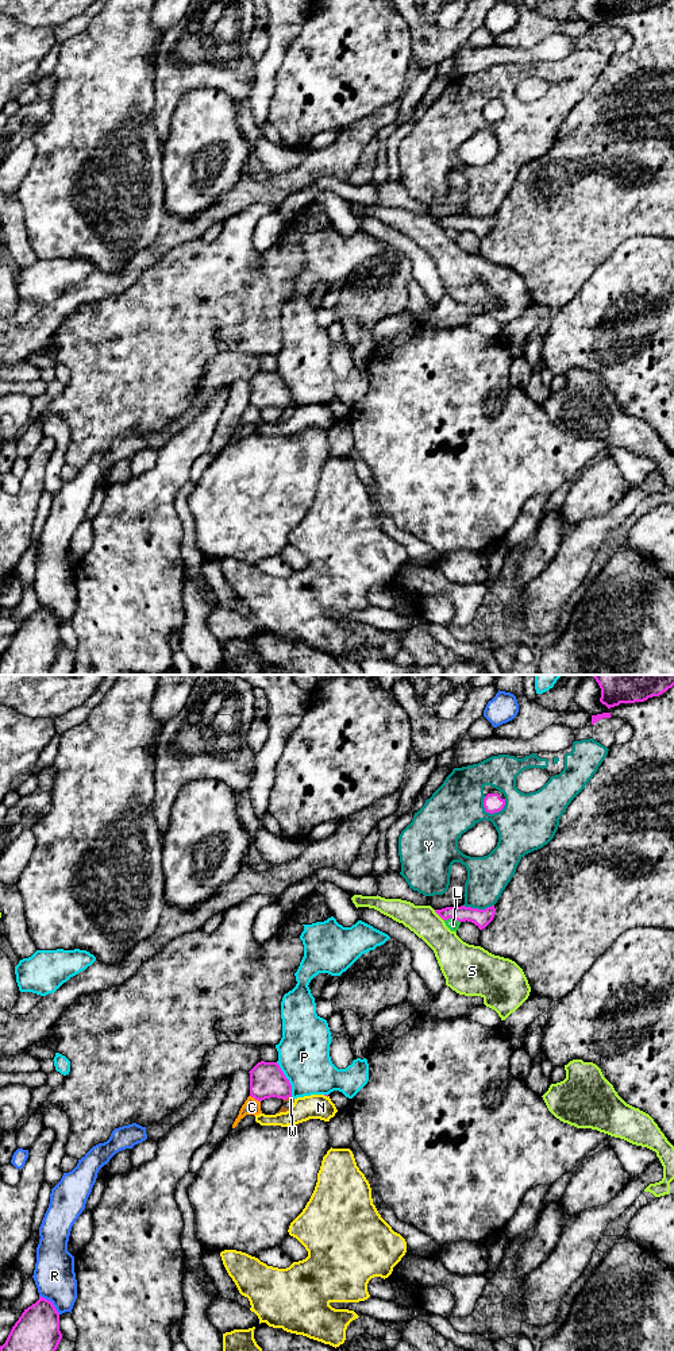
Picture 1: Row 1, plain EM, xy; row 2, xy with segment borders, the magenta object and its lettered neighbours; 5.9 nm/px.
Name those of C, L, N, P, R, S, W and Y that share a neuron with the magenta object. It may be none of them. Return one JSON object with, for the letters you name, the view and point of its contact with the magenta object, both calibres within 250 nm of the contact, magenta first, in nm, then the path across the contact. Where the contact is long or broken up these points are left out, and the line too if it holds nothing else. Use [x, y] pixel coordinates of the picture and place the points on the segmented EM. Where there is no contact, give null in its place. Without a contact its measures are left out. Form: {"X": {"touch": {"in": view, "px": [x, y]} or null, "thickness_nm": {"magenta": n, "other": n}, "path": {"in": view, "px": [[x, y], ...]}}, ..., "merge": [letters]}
{"merge": []}

